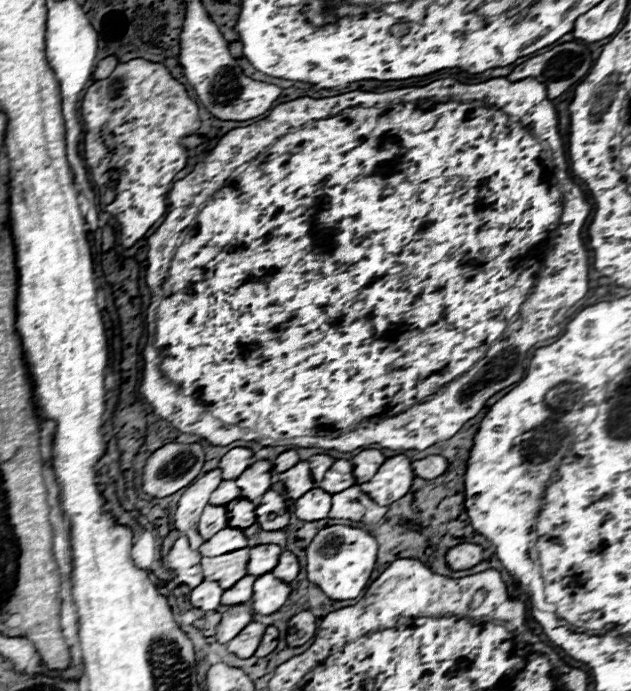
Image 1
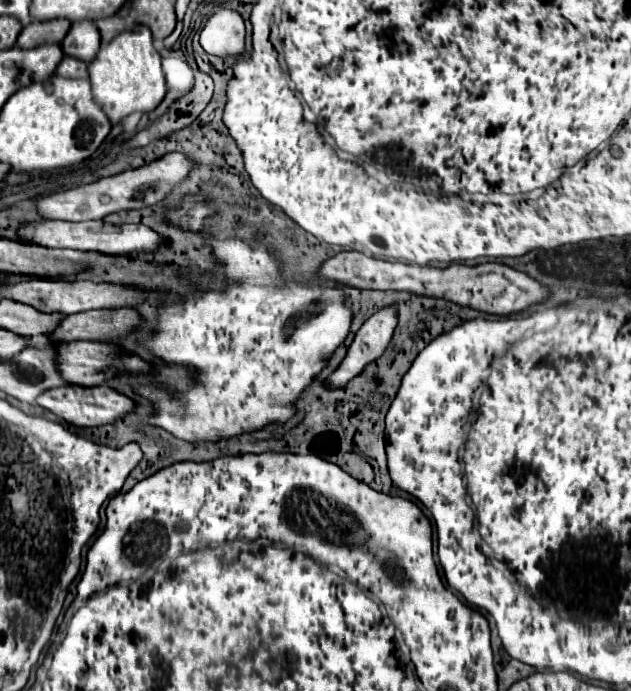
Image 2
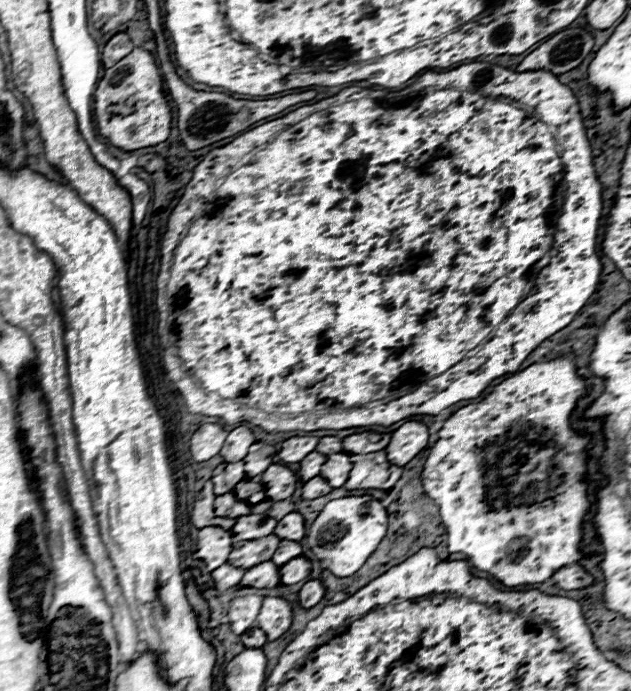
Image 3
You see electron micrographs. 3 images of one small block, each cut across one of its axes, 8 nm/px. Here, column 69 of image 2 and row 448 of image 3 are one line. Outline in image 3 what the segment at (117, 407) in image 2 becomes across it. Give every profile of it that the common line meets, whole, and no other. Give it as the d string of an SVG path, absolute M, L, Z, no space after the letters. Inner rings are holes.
M404 422L390 438L386 446L386 456L392 464L404 466L408 464L422 448L428 444L428 426L422 422Z

